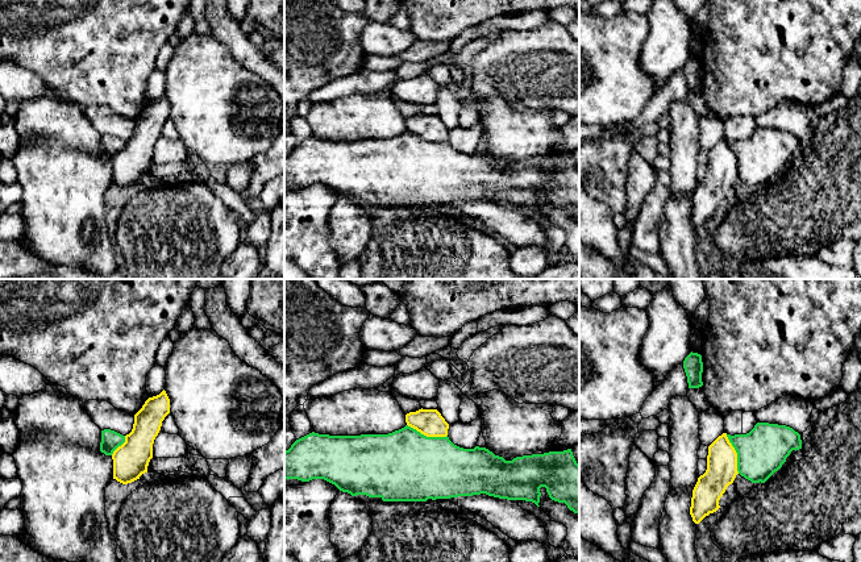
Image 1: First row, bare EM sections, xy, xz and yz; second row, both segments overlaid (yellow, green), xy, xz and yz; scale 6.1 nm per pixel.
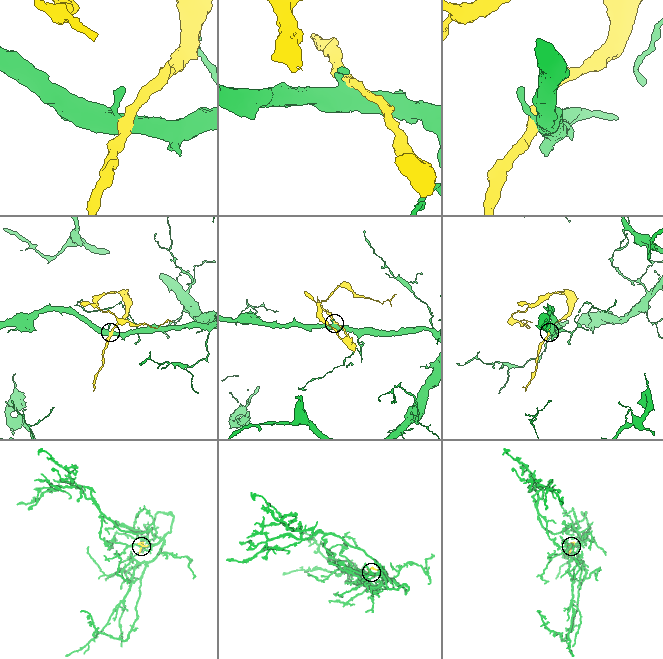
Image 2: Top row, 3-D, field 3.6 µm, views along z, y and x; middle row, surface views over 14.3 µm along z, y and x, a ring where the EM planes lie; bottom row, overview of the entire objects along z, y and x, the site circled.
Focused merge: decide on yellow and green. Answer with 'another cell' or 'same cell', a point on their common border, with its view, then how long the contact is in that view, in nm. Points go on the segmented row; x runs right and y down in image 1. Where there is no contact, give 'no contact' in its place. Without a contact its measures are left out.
another cell | xz (427, 436) | 260 nm

